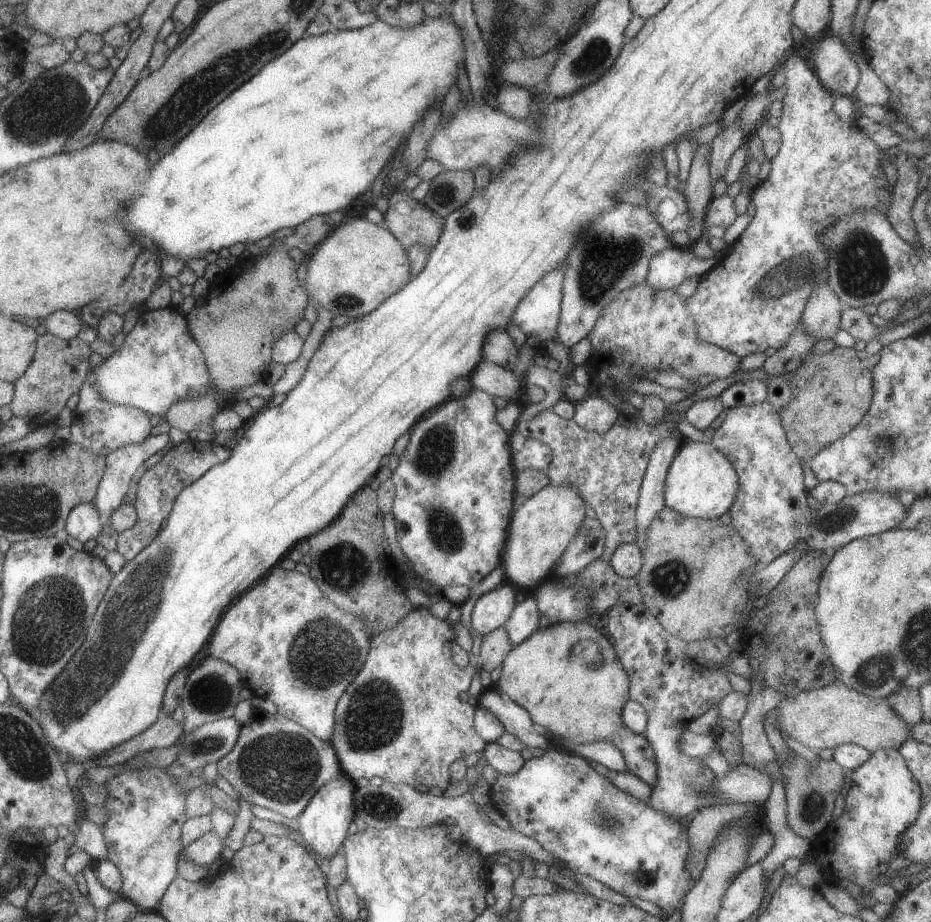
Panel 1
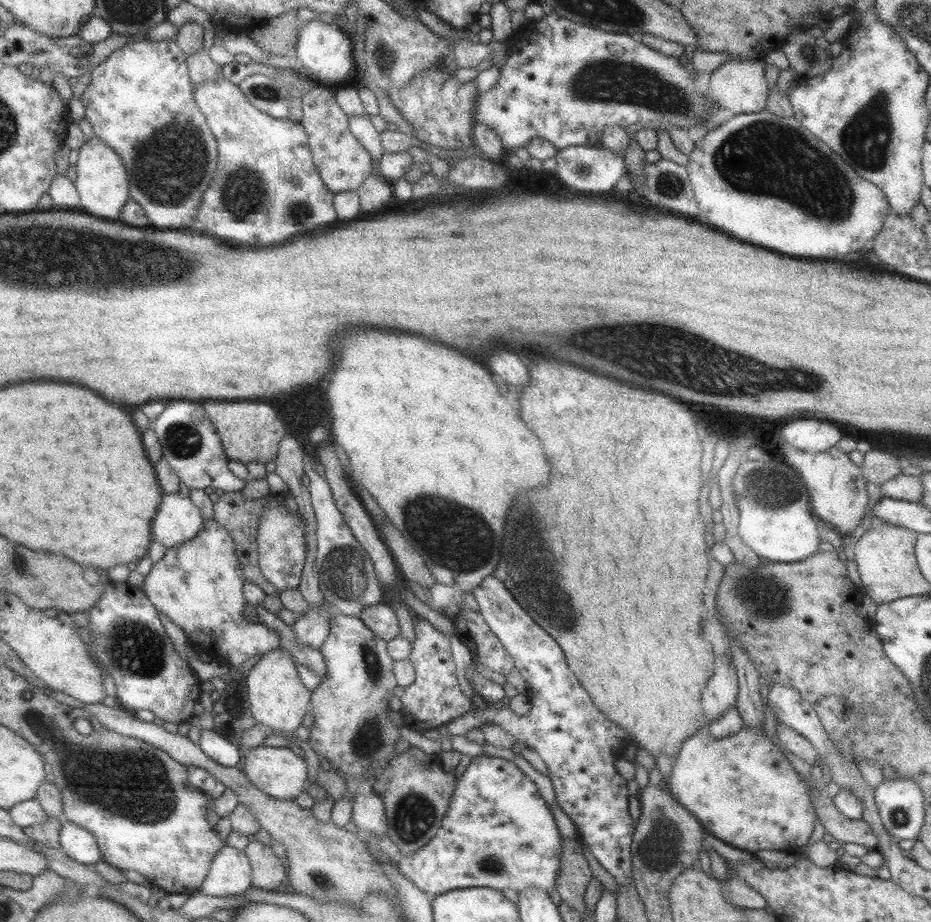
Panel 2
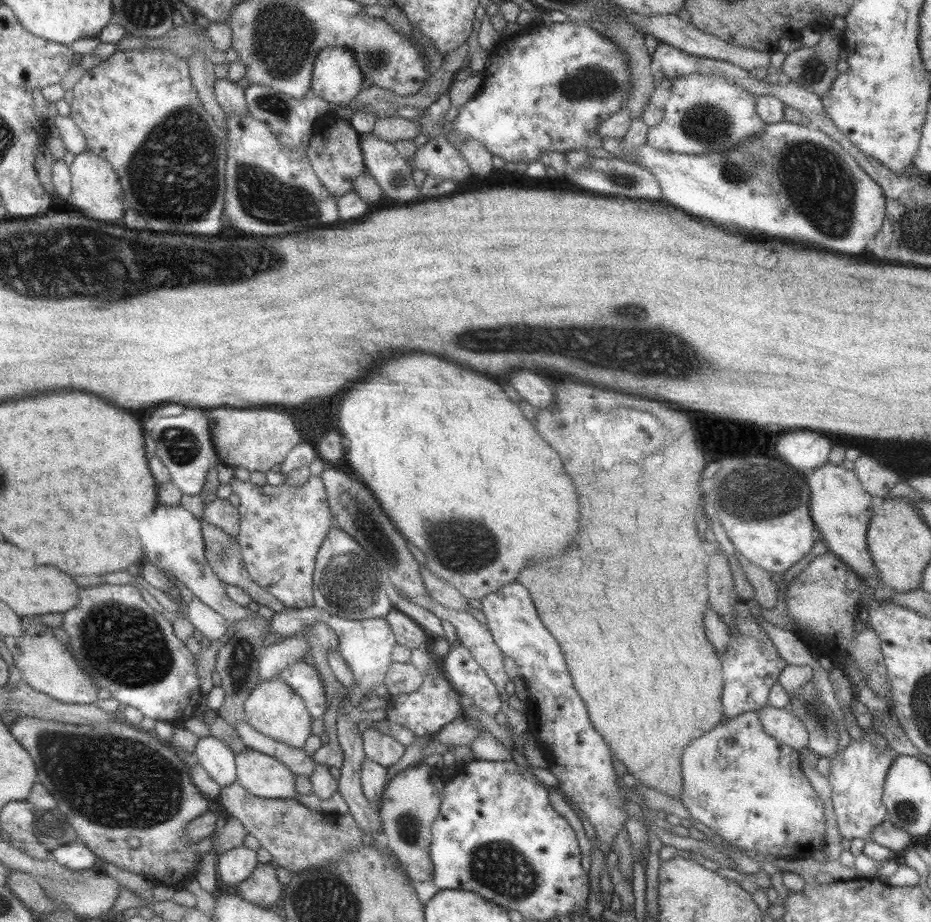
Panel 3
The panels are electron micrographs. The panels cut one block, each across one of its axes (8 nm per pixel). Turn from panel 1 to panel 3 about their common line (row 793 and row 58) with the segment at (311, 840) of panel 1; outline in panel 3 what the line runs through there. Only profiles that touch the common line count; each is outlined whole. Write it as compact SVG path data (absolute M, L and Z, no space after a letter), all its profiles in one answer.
M327 46L312 61L312 93L323 98L332 110L354 106L353 98L361 90L364 78L352 53L339 46Z

